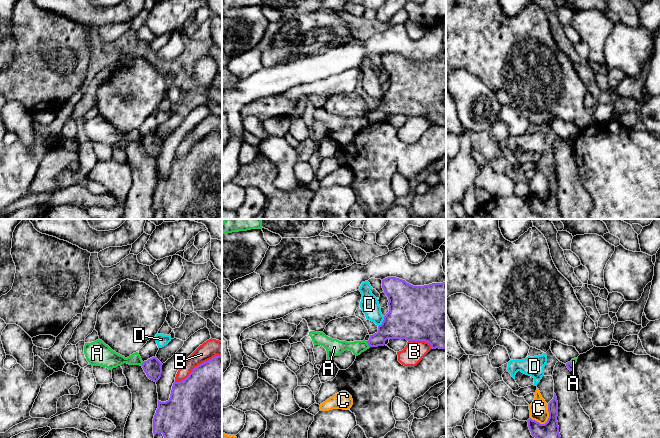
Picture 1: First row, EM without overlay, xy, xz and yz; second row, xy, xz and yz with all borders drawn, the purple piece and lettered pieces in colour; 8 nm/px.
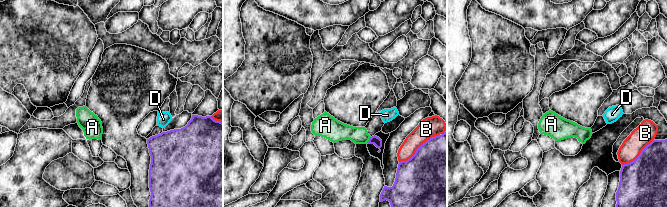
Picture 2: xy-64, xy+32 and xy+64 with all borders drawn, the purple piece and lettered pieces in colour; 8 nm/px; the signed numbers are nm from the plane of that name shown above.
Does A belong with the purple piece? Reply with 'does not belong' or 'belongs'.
does not belong

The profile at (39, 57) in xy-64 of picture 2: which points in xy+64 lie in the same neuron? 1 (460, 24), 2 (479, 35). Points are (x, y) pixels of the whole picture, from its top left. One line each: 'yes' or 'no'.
1: no
2: yes

